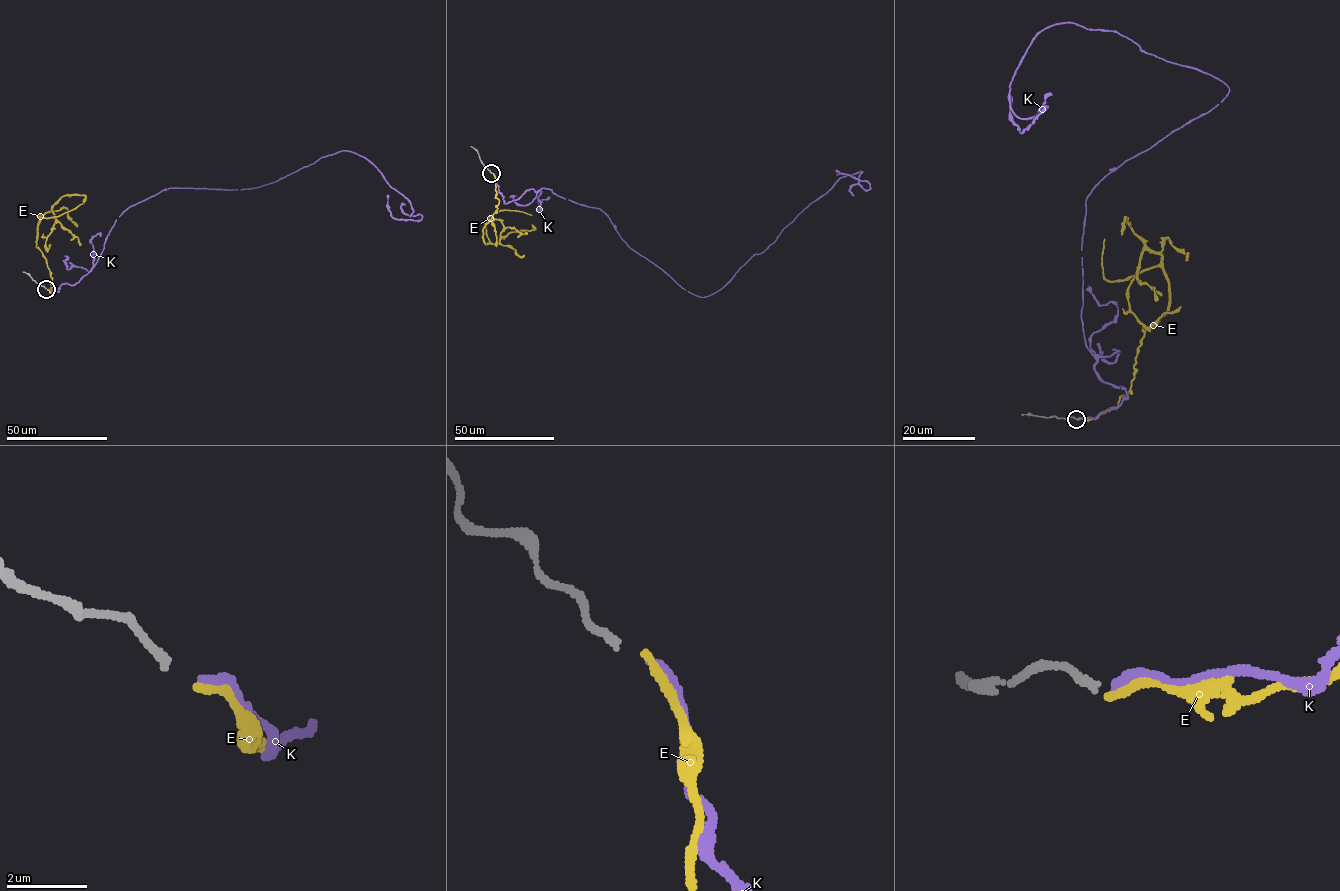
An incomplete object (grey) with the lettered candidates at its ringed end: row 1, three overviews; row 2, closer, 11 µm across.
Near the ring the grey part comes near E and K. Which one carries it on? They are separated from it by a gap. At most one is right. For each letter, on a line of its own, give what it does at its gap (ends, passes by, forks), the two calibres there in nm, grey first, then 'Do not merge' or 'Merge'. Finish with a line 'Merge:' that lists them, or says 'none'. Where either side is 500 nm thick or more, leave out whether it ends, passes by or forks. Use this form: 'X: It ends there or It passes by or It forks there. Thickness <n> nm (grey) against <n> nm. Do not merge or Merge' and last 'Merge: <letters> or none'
E: It ends there. Thickness 200 nm (grey) against 220 nm. Do not merge
K: It ends there. Thickness 200 nm (grey) against 190 nm. Merge
Merge: K

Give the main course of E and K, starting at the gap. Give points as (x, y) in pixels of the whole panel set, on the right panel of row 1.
E: (1077, 419), (1117, 406), (1144, 332), (1166, 310), (1162, 256), (1145, 250), (1131, 312), (1151, 326), (1181, 306)
K: (1077, 418), (1127, 396), (1086, 199), (1229, 88), (1065, 22), (1021, 133), (1011, 96)

